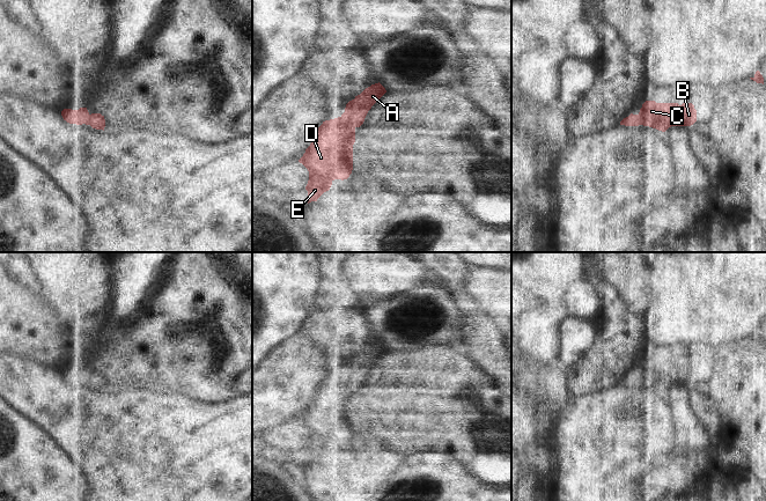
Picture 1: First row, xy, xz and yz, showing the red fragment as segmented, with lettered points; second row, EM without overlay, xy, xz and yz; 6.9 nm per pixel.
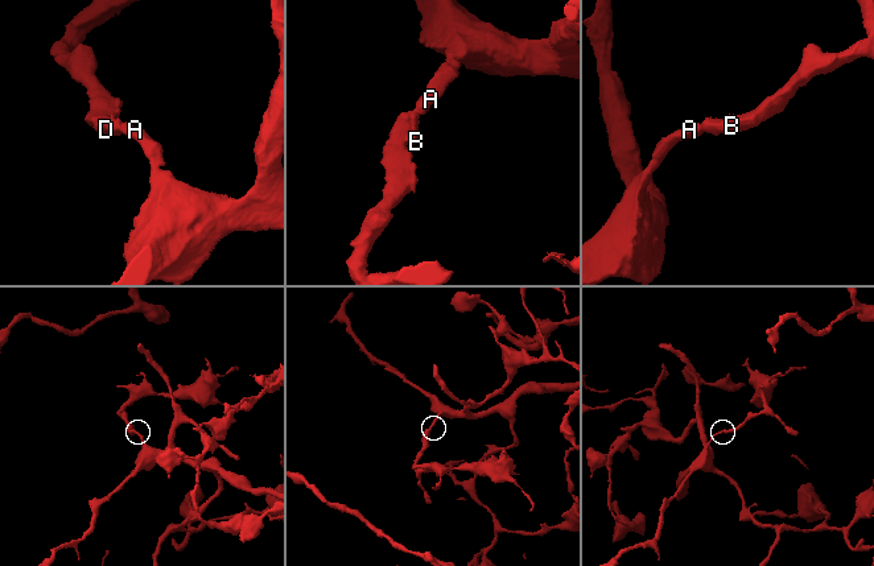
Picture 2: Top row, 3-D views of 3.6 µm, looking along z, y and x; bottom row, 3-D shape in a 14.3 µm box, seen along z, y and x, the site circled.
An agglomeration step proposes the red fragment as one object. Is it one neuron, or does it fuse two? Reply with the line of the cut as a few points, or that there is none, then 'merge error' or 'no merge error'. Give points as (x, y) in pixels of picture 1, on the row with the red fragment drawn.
cut none; no merge error

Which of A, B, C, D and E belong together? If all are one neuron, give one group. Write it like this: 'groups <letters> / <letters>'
groups A B C D E

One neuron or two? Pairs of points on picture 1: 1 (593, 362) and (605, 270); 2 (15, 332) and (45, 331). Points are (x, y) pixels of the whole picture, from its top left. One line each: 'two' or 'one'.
1: one
2: one

